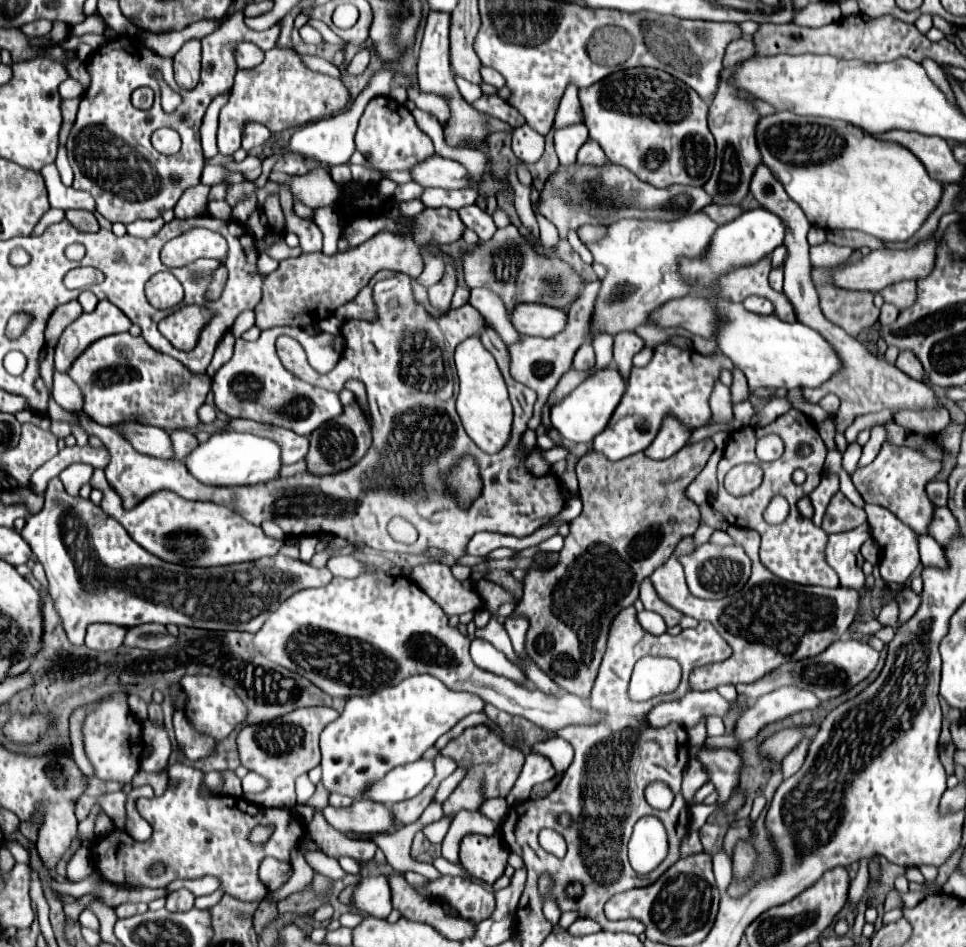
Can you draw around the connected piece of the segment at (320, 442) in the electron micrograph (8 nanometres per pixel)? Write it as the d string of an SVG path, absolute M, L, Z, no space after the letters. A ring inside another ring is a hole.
M353 403L345 407L345 413L339 419L329 421L321 429L313 431L309 439L311 439L309 457L307 457L309 473L311 475L335 475L335 473L351 469L365 457L371 445L371 429L365 417L361 417L361 409L357 409L357 403Z

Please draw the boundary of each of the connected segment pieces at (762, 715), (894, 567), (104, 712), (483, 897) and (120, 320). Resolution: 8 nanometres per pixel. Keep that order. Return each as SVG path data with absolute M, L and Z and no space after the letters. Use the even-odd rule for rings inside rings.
M781 687L777 691L771 691L763 697L759 697L737 721L735 735L741 741L753 739L763 727L769 723L787 719L795 713L801 711L813 711L821 705L817 697L807 691L807 689L797 689L797 687Z
M867 503L863 509L867 513L867 523L871 527L871 535L877 541L877 545L881 547L881 563L879 563L881 577L887 583L903 585L921 563L919 561L919 539L917 539L919 535L913 529L909 529L907 525L903 525L897 517L893 517L893 513L889 509L883 509L881 505Z
M111 693L103 699L103 703L85 719L83 725L85 735L85 753L95 767L95 777L101 781L119 781L123 785L131 783L133 775L139 771L137 753L145 749L141 741L139 723L129 711L127 695L125 693Z
M443 875L439 879L427 881L421 887L415 887L415 889L417 889L417 893L421 893L433 901L447 903L449 907L457 909L461 913L461 917L471 919L475 923L491 917L495 911L493 891L475 879Z
M99 301L93 313L83 313L63 331L55 347L55 367L59 371L67 371L71 361L77 359L77 355L81 355L87 345L105 335L125 333L129 327L131 321L121 309L109 301Z

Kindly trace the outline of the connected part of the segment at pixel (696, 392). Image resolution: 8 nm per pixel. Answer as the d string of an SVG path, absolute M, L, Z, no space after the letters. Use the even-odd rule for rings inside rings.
M659 345L647 367L633 367L625 395L617 405L609 425L593 439L593 449L611 461L619 461L633 453L645 451L655 439L665 413L675 413L689 427L707 425L713 417L709 409L709 395L723 367L733 369L733 363L723 353L711 359L699 355L693 349Z

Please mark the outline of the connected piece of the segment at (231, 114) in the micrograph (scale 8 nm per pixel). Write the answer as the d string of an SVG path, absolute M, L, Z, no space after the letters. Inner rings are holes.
M273 47L265 51L265 59L261 65L237 71L229 101L223 105L219 115L219 153L231 156L237 149L241 149L241 135L247 123L261 123L271 133L281 133L289 127L305 125L317 117L333 115L345 109L347 101L349 93L343 87L341 79L333 79L329 75L307 69L291 49Z

